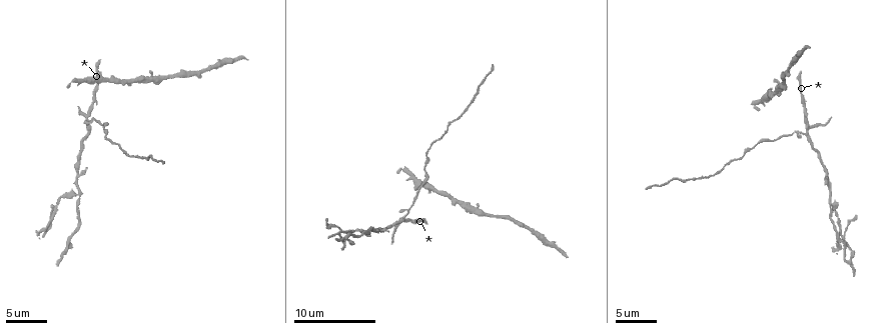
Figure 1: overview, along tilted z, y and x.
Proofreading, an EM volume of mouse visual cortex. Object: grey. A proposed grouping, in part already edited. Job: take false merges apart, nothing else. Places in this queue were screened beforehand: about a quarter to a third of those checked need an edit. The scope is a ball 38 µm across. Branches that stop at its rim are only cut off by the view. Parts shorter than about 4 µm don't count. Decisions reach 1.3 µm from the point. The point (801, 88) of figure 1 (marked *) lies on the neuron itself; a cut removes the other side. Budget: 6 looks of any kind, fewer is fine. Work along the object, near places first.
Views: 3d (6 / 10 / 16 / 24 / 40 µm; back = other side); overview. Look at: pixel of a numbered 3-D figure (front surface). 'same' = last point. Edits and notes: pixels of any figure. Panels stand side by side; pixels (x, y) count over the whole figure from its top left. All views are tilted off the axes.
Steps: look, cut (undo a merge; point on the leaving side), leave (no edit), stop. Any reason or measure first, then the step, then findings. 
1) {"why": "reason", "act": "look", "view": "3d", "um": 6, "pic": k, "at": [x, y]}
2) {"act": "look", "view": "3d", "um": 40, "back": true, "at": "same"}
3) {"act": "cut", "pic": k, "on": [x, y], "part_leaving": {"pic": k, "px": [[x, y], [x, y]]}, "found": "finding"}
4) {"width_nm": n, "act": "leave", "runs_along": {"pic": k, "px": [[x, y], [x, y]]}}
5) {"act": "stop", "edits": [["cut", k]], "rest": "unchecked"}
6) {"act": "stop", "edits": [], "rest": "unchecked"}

{"why": "a fork", "act": "look", "view": "3d", "um": 16, "pic": 1, "at": [831, 204]}

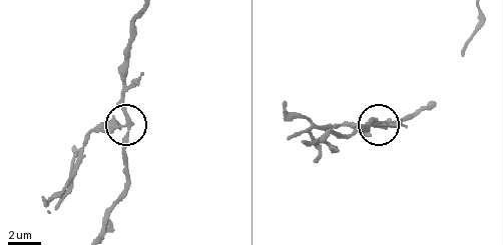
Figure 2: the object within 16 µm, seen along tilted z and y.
{"side_arm_um": 9, "act": "cut", "pic": 2, "on": [98, 124], "part_leaving": {"pic": 2, "px": [[122, 125], [91, 134], [75, 175], [49, 202], [50, 213]]}, "found": "a second neuron is stuck on"}

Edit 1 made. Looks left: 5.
{"why": "calibre changes", "act": "look", "view": "3d", "um": 6, "pic": 1, "at": [825, 166]}

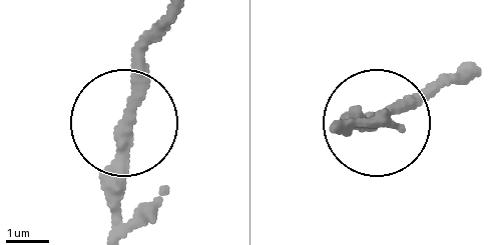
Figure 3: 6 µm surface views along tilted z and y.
{"act": "look", "view": "3d", "um": 6, "back": true, "pic": 3, "at": [128, 121]}

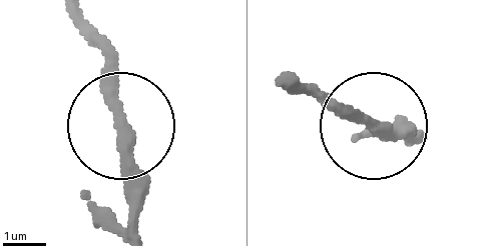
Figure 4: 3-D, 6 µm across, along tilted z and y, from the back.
{"width_nm": 270, "act": "leave", "runs_along": {"pic": 4, "px": [[82, 18], [130, 167], [128, 233]]}, "found": "all the same neuron"}

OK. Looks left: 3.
{"why": "a fork", "act": "look", "view": "3d", "um": 10, "pic": 1, "at": [803, 134]}

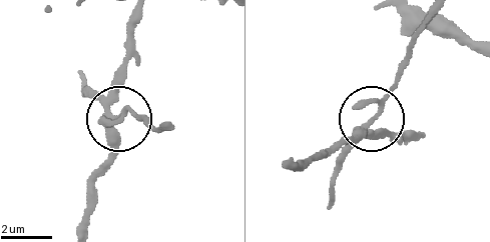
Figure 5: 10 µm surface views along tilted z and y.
{"side_arm_um": 21, "act": "cut", "pic": 5, "on": [127, 108], "part_leaving": {"pic": 5, "px": [[108, 114], [137, 115], [150, 127], [159, 126]]}, "found": "two neurons meet here"}

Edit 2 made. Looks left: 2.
{"act": "stop", "edits": [["cut", 2], ["cut", 5]], "rest": "unchecked"}

